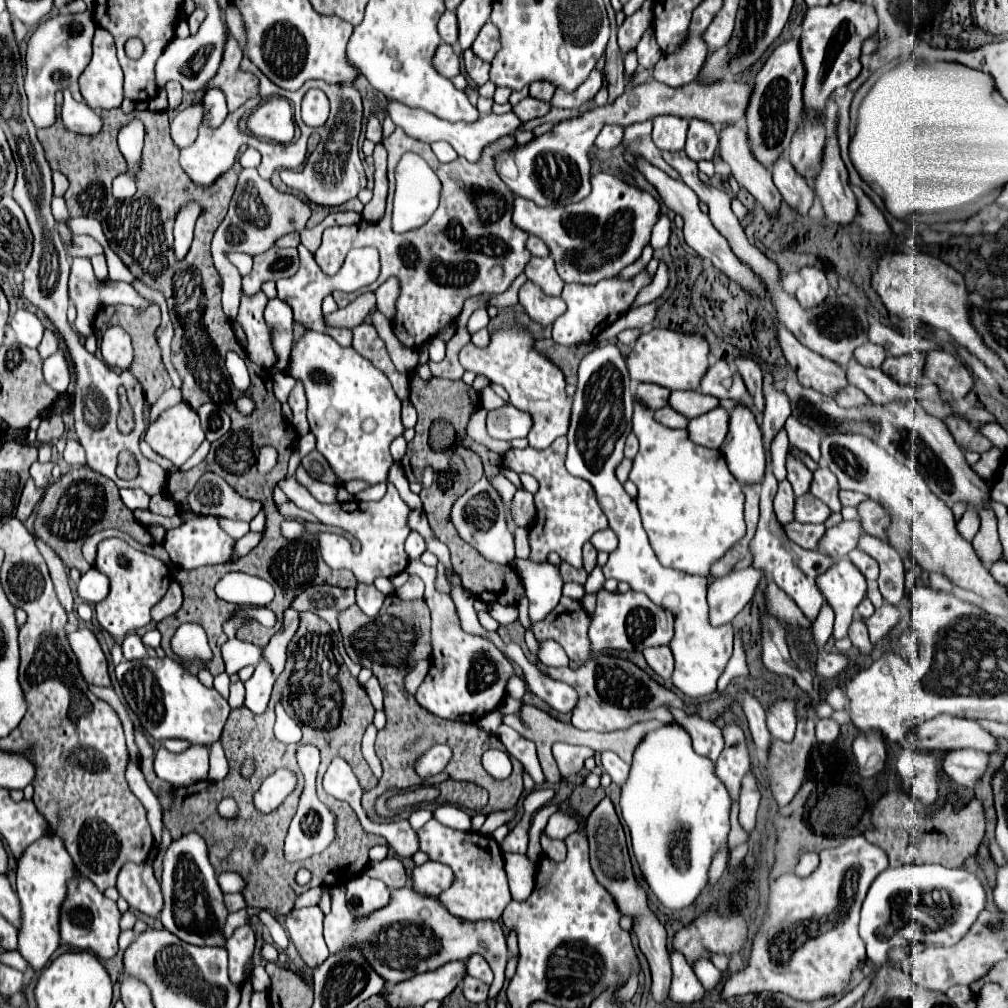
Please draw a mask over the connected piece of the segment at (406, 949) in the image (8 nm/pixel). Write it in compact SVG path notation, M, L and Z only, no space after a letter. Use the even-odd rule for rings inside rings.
M410 887L392 891L390 905L384 907L382 911L376 911L368 919L352 919L348 915L336 915L336 907L332 907L332 911L323 921L323 936L330 953L336 953L348 945L358 943L370 965L388 983L402 983L406 979L412 979L414 975L434 971L450 961L466 961L476 953L482 955L488 961L490 969L494 971L494 980L488 993L490 999L498 997L504 983L508 945L502 925L490 919L486 921L460 919L452 915L440 903L438 897L418 893Z

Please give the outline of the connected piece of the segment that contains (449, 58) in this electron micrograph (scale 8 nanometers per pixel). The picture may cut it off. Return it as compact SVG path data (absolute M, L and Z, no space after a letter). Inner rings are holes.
M442 43L434 55L434 67L438 67L444 77L452 79L460 75L460 55L454 51L452 45Z

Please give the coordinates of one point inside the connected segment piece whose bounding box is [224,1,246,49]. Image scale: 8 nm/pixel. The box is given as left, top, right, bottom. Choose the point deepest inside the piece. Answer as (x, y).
(234, 21)

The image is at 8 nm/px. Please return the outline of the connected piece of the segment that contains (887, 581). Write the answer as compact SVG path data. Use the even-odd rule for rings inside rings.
M866 533L860 539L860 549L872 555L880 565L878 585L884 601L892 605L900 603L900 599L904 597L904 563L900 553L892 545L874 539Z

